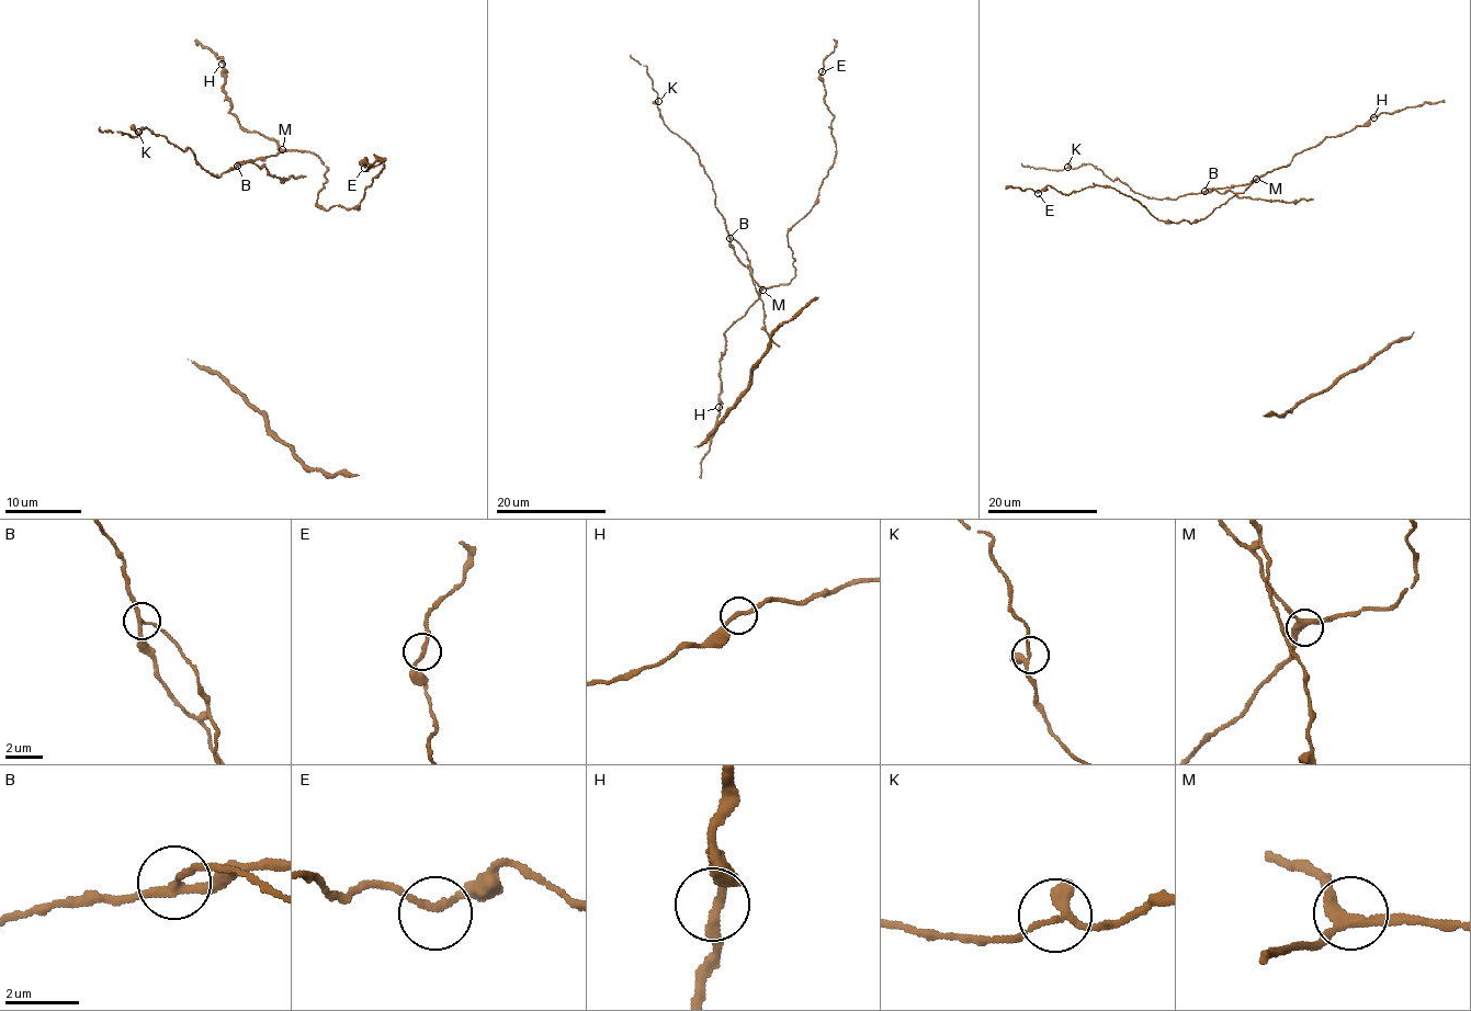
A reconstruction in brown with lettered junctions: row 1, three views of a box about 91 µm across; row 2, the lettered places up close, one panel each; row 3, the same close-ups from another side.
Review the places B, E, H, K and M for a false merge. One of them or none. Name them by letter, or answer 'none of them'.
B

